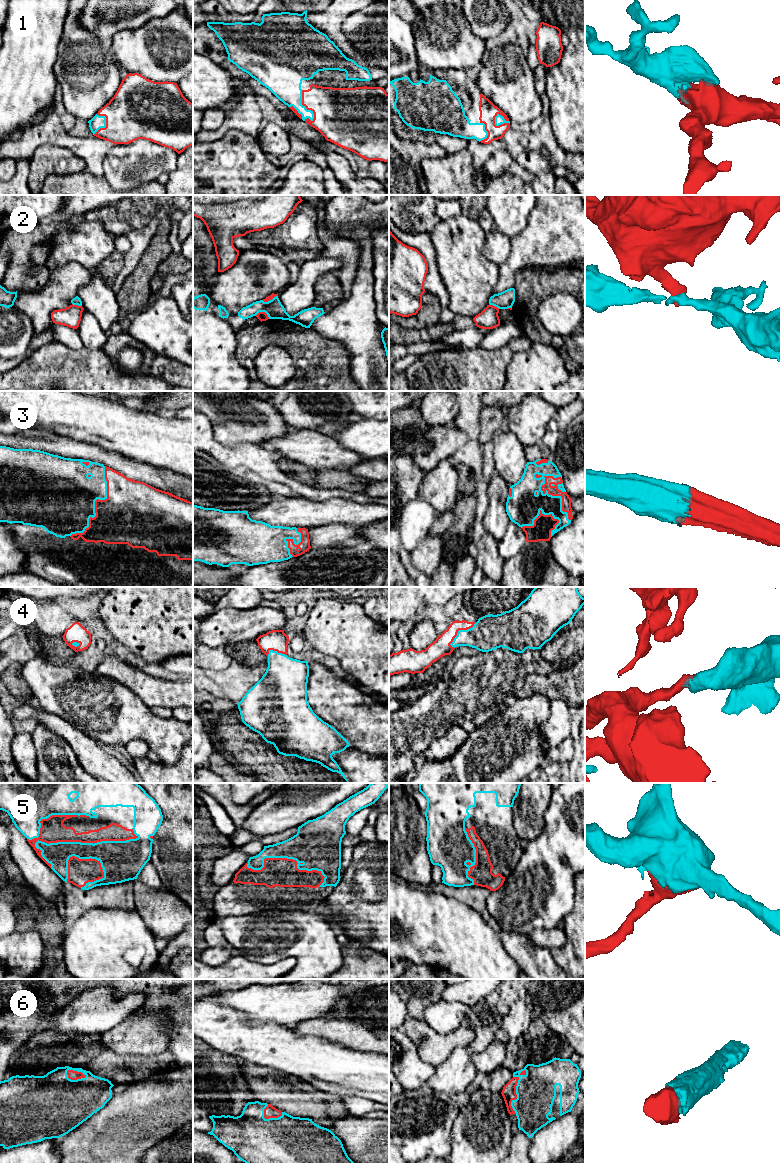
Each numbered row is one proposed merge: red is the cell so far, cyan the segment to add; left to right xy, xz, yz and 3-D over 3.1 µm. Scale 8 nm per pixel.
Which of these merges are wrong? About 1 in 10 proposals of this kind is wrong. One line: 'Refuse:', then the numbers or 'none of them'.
Refuse: 2

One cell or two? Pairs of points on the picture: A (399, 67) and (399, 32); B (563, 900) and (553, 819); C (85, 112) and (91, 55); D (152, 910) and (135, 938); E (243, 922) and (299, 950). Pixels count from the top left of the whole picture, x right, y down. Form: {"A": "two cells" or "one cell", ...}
{"A": "one cell", "B": "one cell", "C": "one cell", "D": "two cells", "E": "one cell"}

